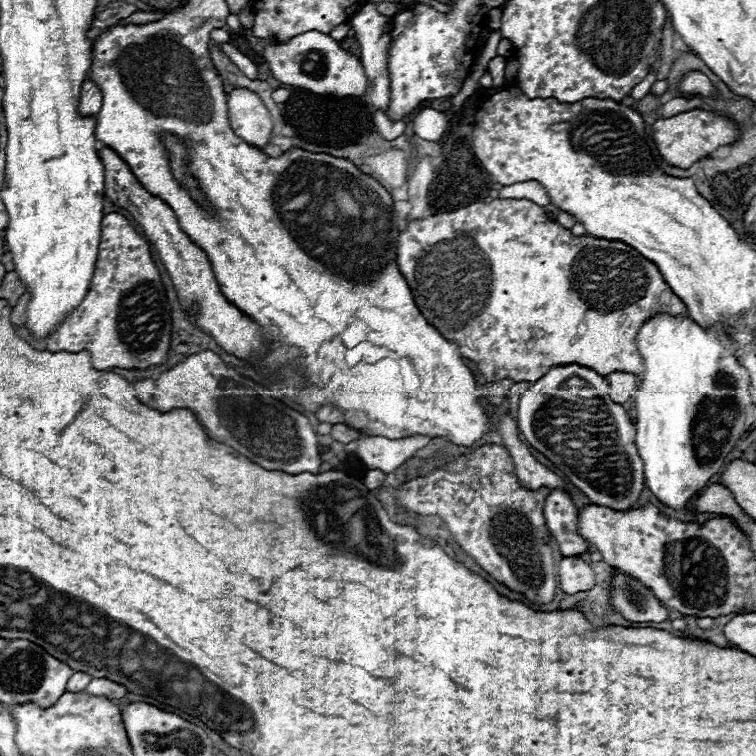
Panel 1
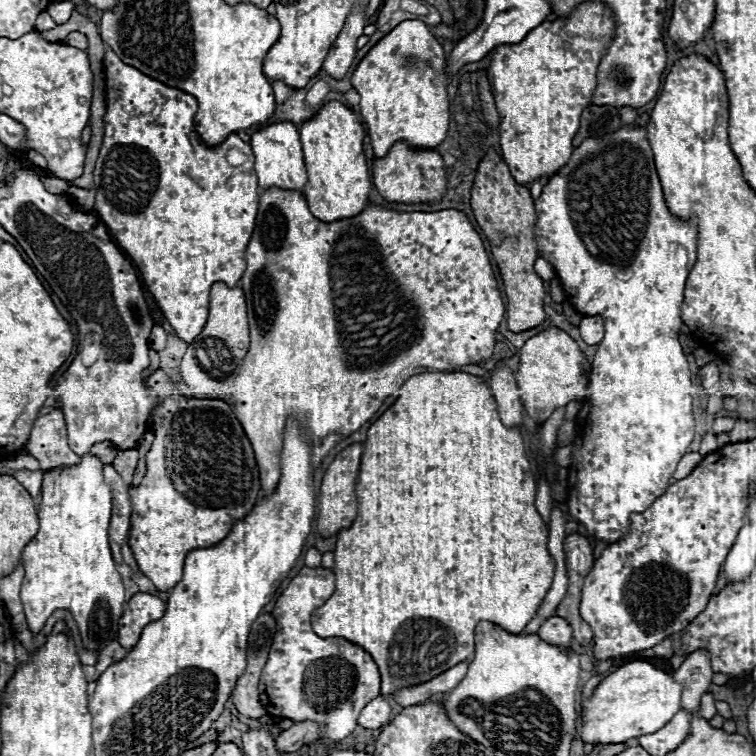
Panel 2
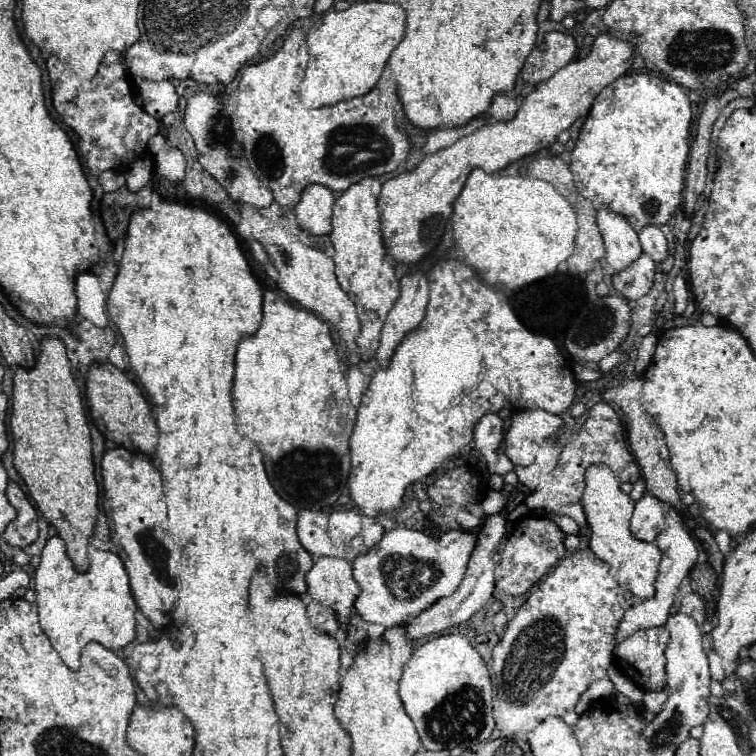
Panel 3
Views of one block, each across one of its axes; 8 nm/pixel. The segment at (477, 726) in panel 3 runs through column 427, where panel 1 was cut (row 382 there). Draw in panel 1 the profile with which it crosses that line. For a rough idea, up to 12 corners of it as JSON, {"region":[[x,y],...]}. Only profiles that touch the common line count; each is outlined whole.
{"region":[[656,316],[636,340],[636,450],[686,508],[744,432],[724,334]]}

